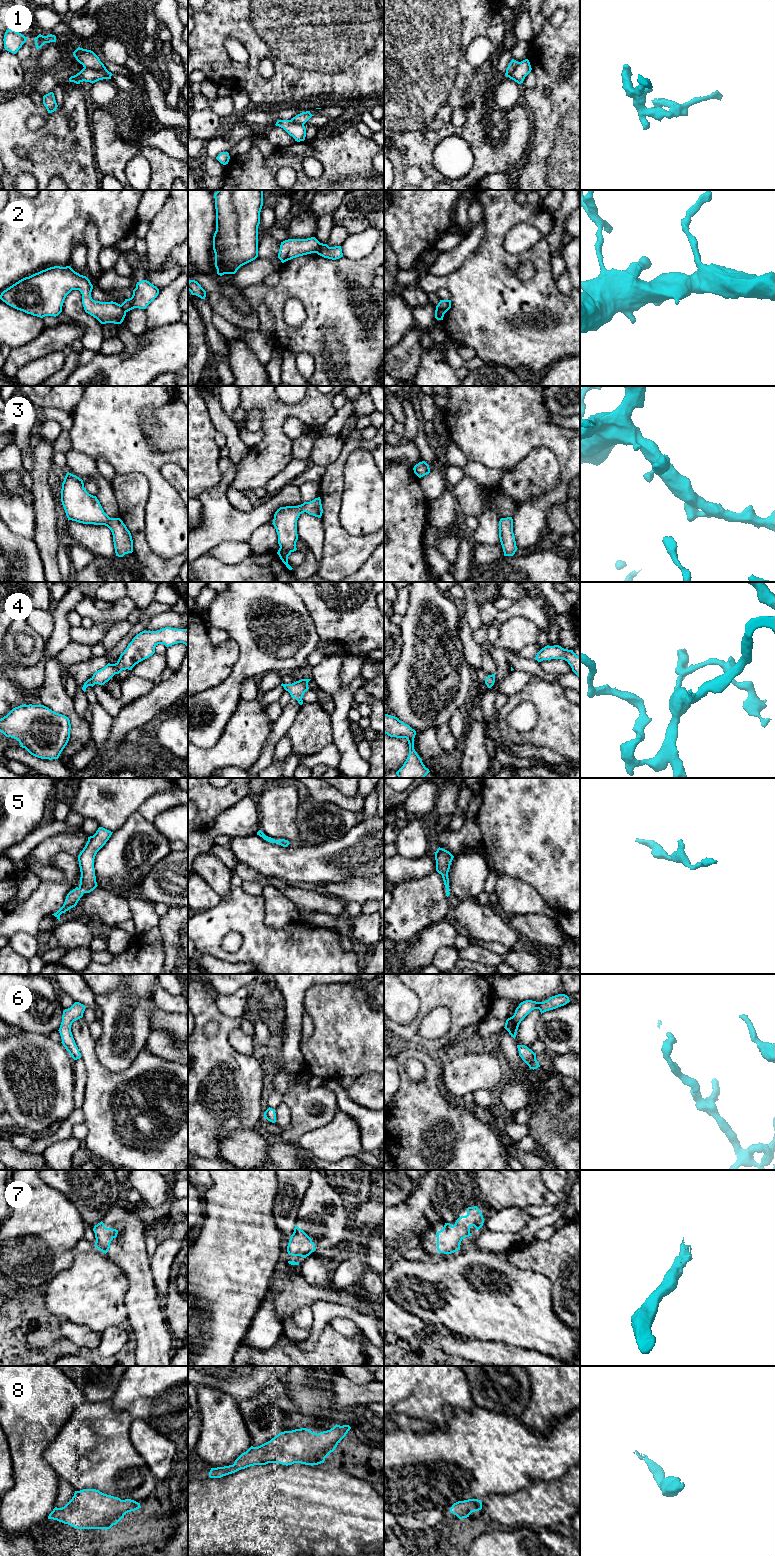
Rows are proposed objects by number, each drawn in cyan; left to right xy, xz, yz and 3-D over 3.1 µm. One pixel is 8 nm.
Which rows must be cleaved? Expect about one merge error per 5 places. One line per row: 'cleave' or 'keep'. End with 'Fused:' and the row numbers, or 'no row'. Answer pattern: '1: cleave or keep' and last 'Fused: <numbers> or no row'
1: cleave
2: cleave
3: keep
4: keep
5: keep
6: keep
7: keep
8: keep
Fused: 1, 2

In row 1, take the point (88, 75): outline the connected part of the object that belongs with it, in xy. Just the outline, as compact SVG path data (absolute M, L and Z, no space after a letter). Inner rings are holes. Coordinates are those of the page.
M83 68L79 73L69 78L70 82L80 84L81 82L95 83L99 80L107 79L106 74L103 71Z

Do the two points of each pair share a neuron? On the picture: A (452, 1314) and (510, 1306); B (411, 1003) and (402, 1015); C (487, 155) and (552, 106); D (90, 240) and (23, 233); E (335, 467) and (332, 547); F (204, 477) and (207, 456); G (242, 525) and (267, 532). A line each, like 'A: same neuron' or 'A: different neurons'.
A: same neuron
B: same neuron
C: different neurons
D: different neurons
E: same neuron
F: same neuron
G: different neurons

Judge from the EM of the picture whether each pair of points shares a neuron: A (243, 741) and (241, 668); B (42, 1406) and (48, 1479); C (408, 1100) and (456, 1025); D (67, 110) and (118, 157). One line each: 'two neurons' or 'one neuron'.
A: two neurons
B: one neuron
C: two neurons
D: two neurons

